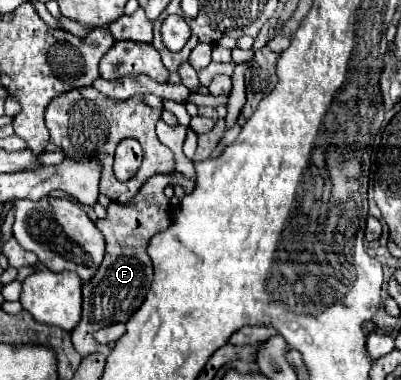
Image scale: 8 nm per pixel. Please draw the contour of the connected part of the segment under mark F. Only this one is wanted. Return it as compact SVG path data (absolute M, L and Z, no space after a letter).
M153 176L149 178L137 196L133 196L127 204L111 202L107 206L107 216L103 220L97 220L95 226L103 232L107 250L105 260L91 282L83 284L83 312L79 324L71 332L71 340L75 350L81 356L101 353L106 357L111 349L106 345L100 345L93 334L109 324L115 322L127 322L131 314L137 312L137 308L143 304L147 290L153 280L153 264L147 256L147 244L149 240L171 226L171 204L163 194L163 188L171 184L173 178L169 176Z

